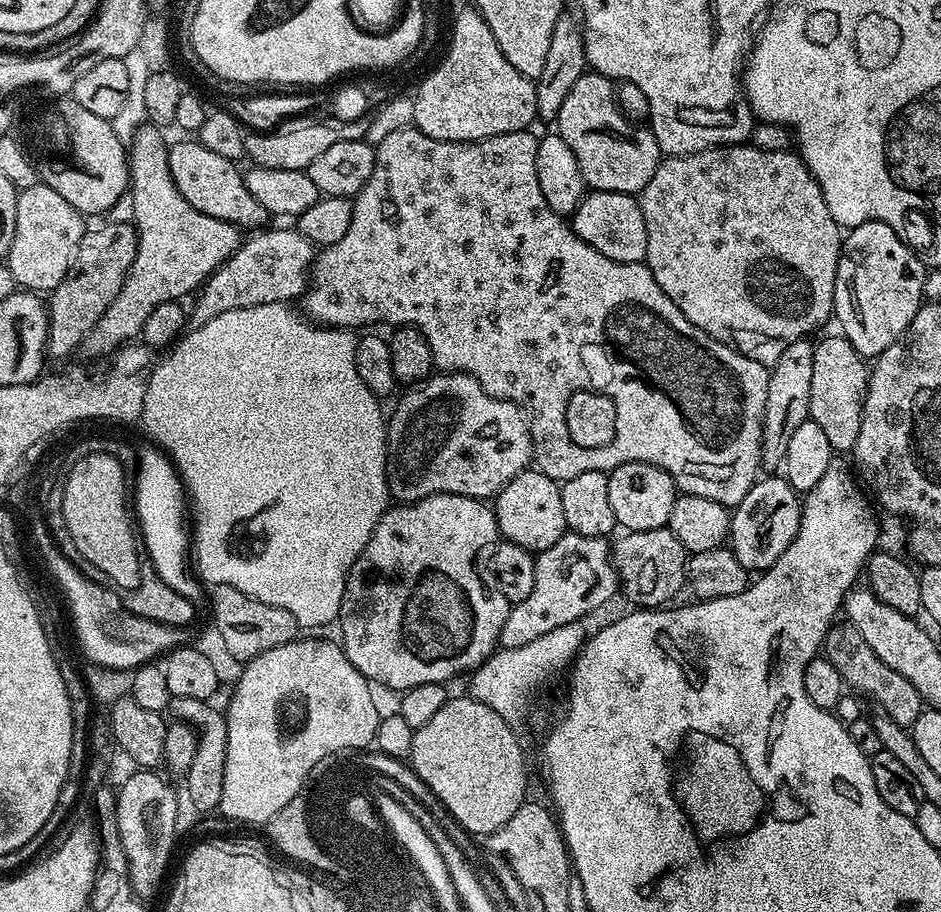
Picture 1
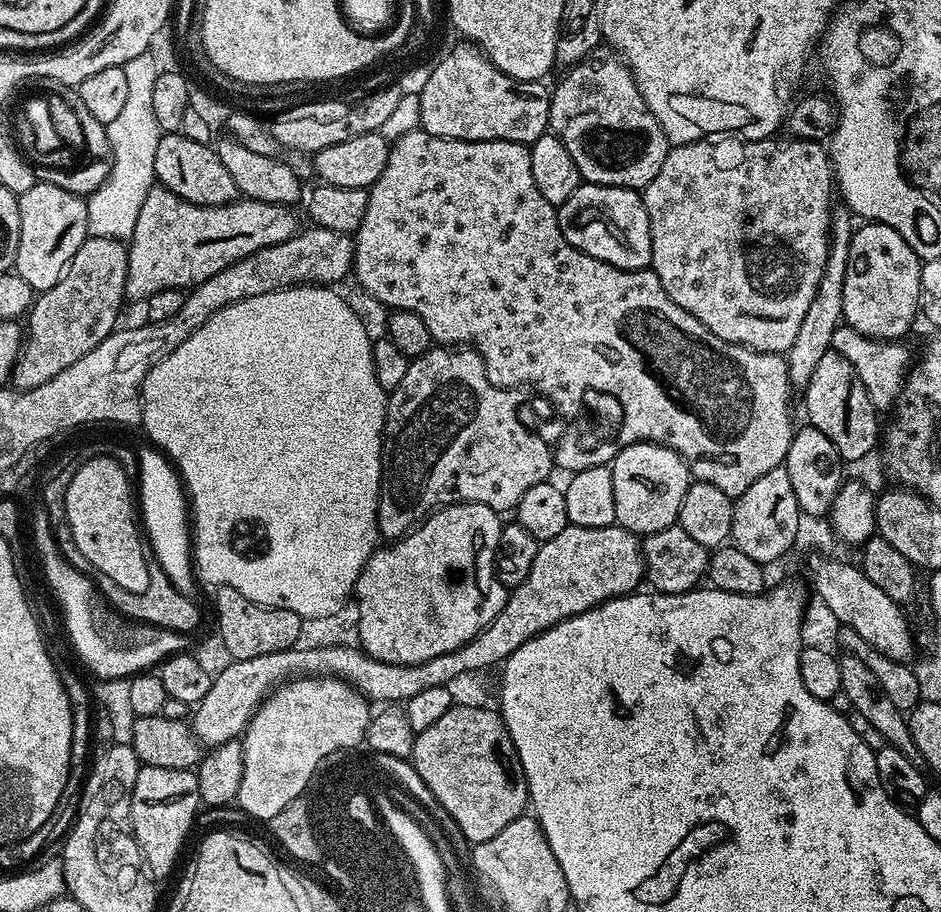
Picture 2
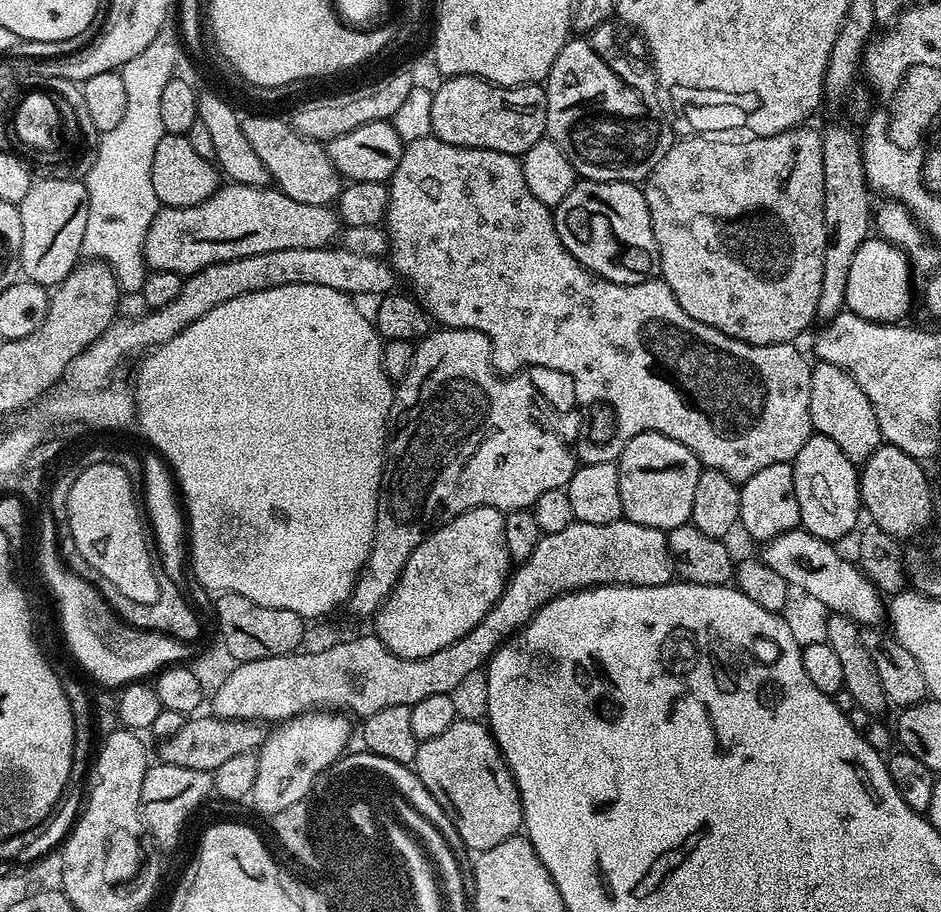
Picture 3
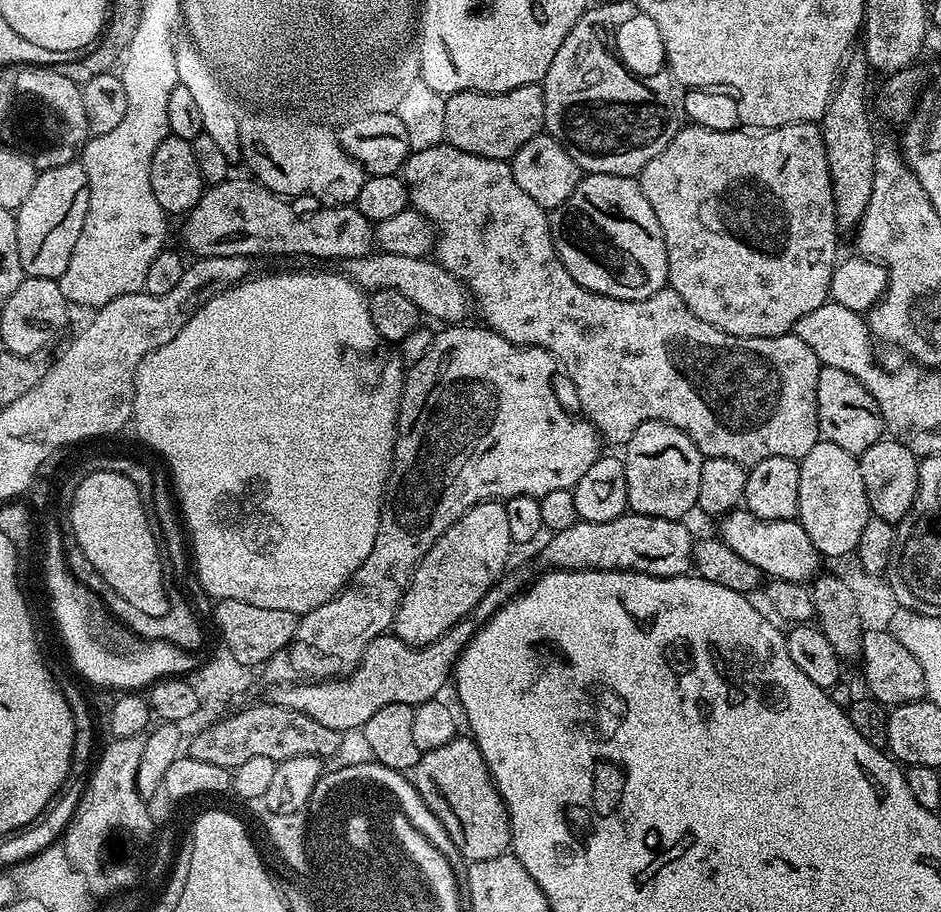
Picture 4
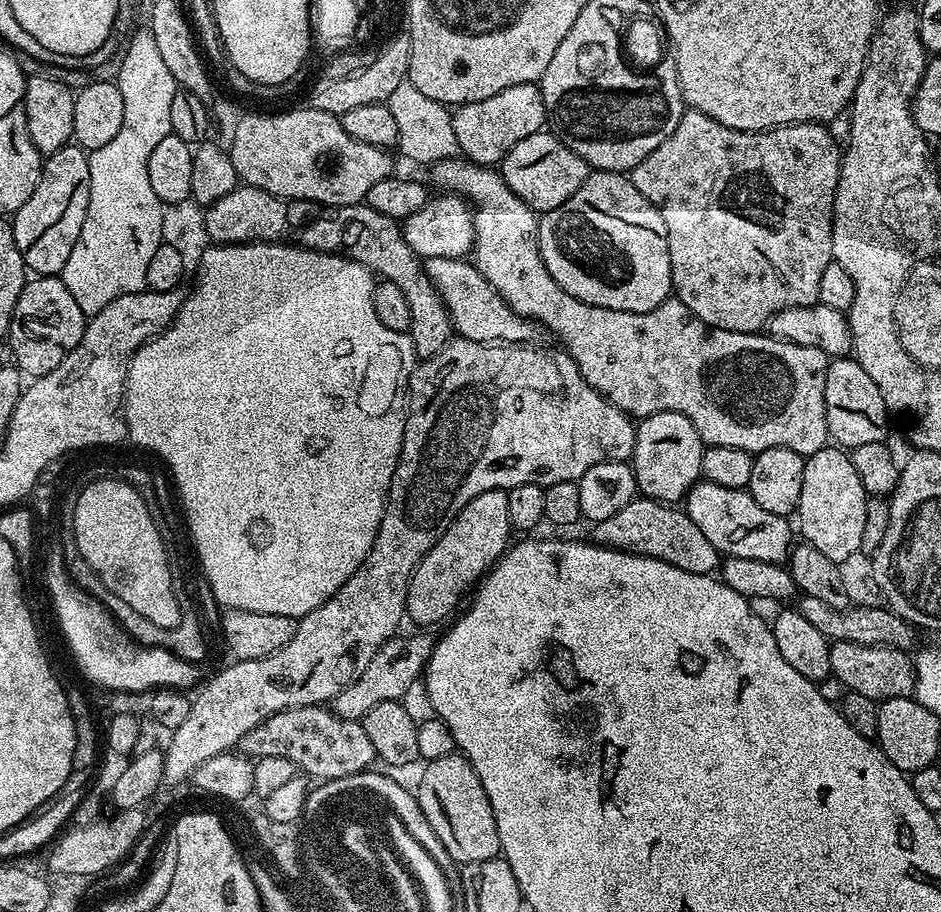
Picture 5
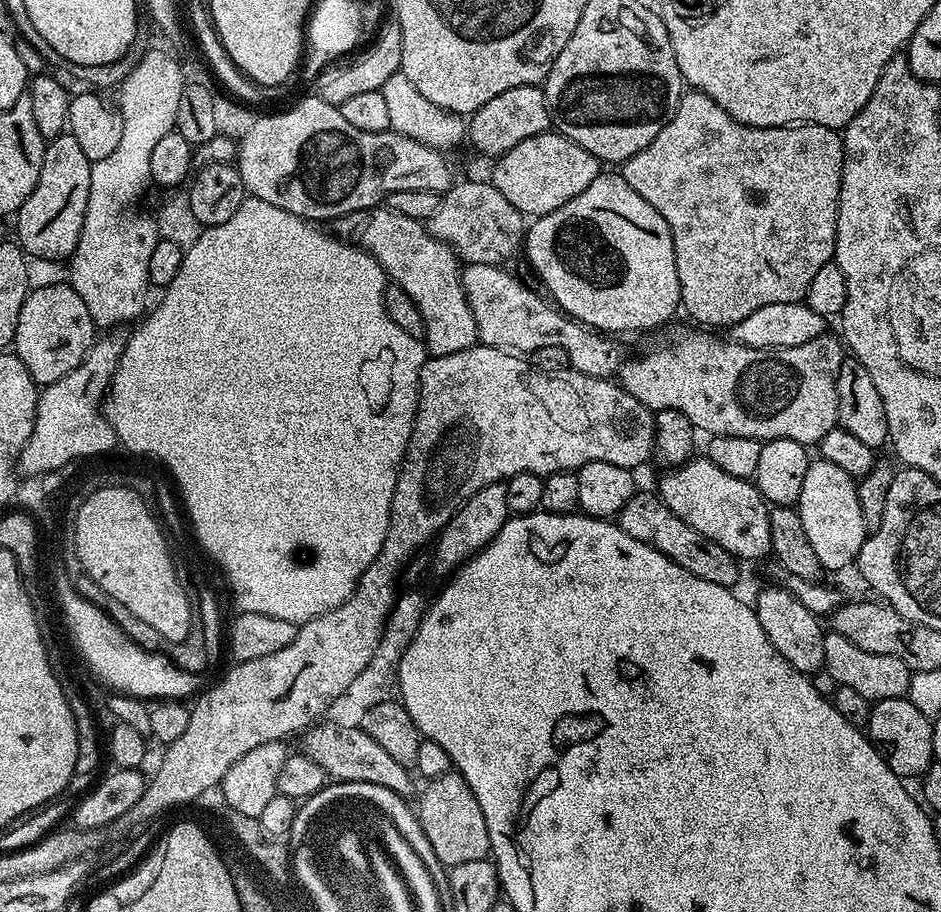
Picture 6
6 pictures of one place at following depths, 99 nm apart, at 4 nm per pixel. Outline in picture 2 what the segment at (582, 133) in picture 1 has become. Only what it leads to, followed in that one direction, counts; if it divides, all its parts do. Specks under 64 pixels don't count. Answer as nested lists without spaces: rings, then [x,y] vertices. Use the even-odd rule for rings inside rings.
[[[600,50],[571,65],[565,72],[568,73],[557,82],[556,88],[554,84],[550,92],[552,101],[548,127],[551,135],[557,136],[566,150],[570,150],[570,158],[574,158],[574,166],[578,166],[581,181],[642,190],[654,174],[662,170],[670,145],[658,118],[650,114],[628,65],[619,55]]]

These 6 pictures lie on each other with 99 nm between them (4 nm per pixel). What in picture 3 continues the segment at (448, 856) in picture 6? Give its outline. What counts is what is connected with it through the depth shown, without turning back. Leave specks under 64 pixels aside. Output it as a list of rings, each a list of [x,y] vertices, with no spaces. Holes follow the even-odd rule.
[[[457,718],[438,738],[421,740],[414,771],[422,786],[434,794],[438,806],[450,814],[450,822],[473,853],[490,850],[521,831],[524,811],[520,791],[487,723]]]

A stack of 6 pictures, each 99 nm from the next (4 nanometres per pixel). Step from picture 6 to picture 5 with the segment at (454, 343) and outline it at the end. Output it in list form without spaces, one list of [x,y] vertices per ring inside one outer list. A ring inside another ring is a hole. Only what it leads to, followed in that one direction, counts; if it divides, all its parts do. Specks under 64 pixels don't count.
[[[366,202],[351,204],[345,208],[337,208],[332,216],[320,216],[312,220],[300,232],[299,247],[309,248],[315,252],[334,252],[345,256],[347,260],[366,266],[380,280],[394,282],[406,294],[406,302],[410,302],[410,330],[412,345],[416,351],[417,361],[429,360],[438,354],[453,339],[452,319],[430,282],[421,257],[406,246],[406,238],[401,225],[397,221],[386,218],[386,214],[378,214]]]

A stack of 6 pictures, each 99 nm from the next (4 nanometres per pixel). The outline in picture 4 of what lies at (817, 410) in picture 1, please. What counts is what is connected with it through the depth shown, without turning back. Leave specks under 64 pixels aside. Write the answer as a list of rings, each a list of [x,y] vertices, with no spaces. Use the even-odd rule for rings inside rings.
[[[821,367],[816,405],[821,437],[834,442],[834,446],[842,446],[842,450],[854,457],[859,458],[885,435],[884,419],[878,410],[878,402],[874,402],[870,390],[866,390],[866,386],[862,386],[854,374],[846,374],[846,370]]]

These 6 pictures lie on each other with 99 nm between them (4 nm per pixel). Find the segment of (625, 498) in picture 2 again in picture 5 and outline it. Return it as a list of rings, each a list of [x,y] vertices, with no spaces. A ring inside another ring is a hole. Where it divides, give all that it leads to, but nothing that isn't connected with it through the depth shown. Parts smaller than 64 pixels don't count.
[[[659,412],[636,424],[636,445],[630,457],[636,487],[641,497],[663,504],[679,505],[701,479],[704,439],[694,430],[694,422],[681,412]]]

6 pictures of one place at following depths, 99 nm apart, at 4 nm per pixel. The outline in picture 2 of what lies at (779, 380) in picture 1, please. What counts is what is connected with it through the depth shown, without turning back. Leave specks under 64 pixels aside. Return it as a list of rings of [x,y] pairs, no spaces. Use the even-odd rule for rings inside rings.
[[[843,206],[833,207],[832,221],[828,227],[826,270],[822,270],[822,278],[818,282],[818,294],[814,298],[814,302],[810,302],[810,310],[806,310],[806,318],[802,318],[802,326],[798,326],[798,334],[794,334],[794,342],[786,353],[788,373],[793,389],[802,390],[808,385],[810,374],[814,374],[814,369],[818,367],[822,354],[832,351],[834,330],[838,330],[842,326],[844,318],[842,286],[846,284],[846,258],[850,256],[853,231],[852,213]]]

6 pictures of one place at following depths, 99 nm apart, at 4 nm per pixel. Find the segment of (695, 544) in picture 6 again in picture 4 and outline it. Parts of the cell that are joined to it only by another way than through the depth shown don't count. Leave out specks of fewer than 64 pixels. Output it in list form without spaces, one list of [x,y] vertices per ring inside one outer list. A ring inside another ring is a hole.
[[[631,510],[610,522],[580,520],[570,530],[551,533],[543,541],[540,560],[549,569],[593,568],[599,572],[641,572],[651,576],[687,576],[693,571],[694,535],[684,520],[654,518]]]

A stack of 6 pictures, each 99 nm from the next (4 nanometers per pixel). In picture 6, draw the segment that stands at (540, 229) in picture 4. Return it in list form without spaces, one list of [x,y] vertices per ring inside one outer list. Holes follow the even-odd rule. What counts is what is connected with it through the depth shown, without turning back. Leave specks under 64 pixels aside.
[[[707,331],[684,332],[676,340],[676,348],[656,348],[653,352],[648,352],[645,356],[640,356],[637,360],[625,359],[620,366],[618,373],[618,383],[621,388],[625,388],[631,396],[638,398],[638,402],[645,404],[656,412],[661,412],[667,408],[678,408],[682,414],[692,424],[693,429],[708,432],[709,437],[714,436],[734,436],[736,438],[754,438],[758,441],[777,440],[778,438],[790,438],[794,442],[805,446],[819,445],[820,439],[826,434],[830,434],[832,428],[838,424],[838,370],[842,362],[846,359],[846,348],[839,335],[831,336],[825,334],[814,338],[810,342],[802,342],[802,346],[790,346],[789,348],[751,348],[745,344],[738,344],[731,338],[725,340],[711,340],[707,336]]]

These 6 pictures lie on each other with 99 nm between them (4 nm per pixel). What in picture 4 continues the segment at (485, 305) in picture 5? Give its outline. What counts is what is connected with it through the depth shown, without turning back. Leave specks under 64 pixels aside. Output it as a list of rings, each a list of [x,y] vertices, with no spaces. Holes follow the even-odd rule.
[[[374,250],[367,256],[362,258],[350,258],[343,261],[343,275],[349,280],[355,282],[365,293],[371,294],[378,290],[398,290],[398,294],[402,294],[405,298],[410,298],[410,302],[414,302],[414,306],[418,306],[418,310],[425,316],[433,316],[436,320],[445,320],[443,323],[448,326],[456,326],[468,316],[468,308],[470,312],[470,293],[465,288],[462,281],[454,278],[454,274],[447,272],[443,266],[435,259],[419,256],[418,258],[406,258],[402,254],[390,254],[389,252],[381,252]]]

